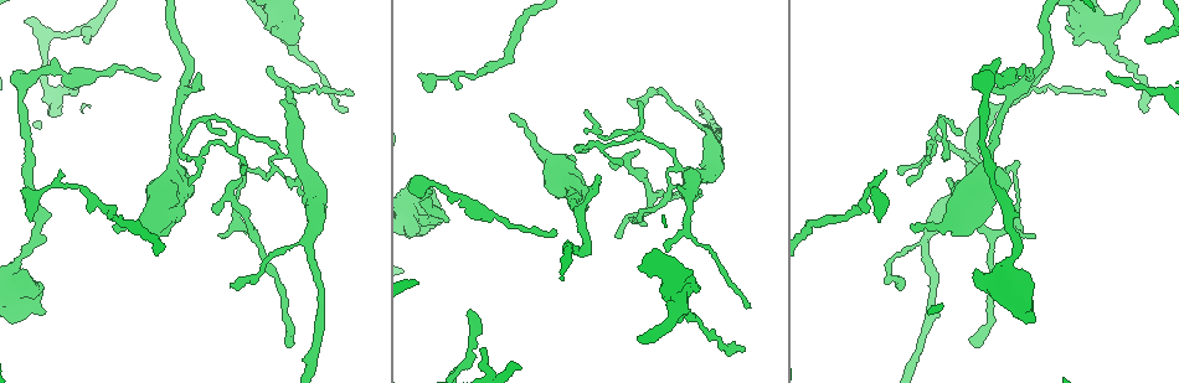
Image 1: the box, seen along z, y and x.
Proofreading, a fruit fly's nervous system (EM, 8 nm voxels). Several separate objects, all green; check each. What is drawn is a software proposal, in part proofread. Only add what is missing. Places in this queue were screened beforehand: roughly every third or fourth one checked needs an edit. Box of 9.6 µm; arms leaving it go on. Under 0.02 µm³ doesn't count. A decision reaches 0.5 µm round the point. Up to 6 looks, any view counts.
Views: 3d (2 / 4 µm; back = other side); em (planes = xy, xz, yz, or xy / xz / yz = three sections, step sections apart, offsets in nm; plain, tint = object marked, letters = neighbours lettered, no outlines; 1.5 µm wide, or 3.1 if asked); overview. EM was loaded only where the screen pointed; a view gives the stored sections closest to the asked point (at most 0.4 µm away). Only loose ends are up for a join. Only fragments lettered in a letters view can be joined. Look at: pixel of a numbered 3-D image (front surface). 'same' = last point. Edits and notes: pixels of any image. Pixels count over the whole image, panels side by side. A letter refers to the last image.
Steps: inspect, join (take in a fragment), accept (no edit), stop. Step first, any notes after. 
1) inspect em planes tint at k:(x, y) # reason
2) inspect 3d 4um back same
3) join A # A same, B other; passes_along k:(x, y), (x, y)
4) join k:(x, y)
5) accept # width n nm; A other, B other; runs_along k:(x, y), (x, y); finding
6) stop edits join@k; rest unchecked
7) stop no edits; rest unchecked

inspect em planes letters at 1:(1067, 15) # thick end

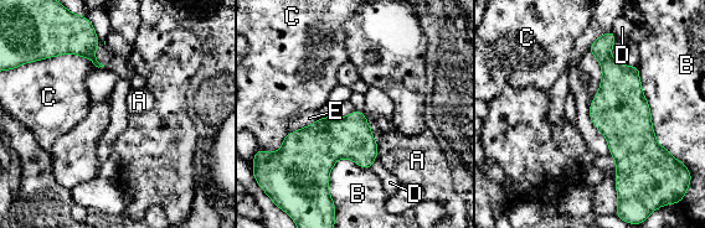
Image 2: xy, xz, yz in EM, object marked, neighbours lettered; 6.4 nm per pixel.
accept # A other, B other, C other, D other, E other; border 2:(375, 141), (376, 157); no lettered fragment goes on from it

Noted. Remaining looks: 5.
inspect em planes plain at 1:(224, 130)

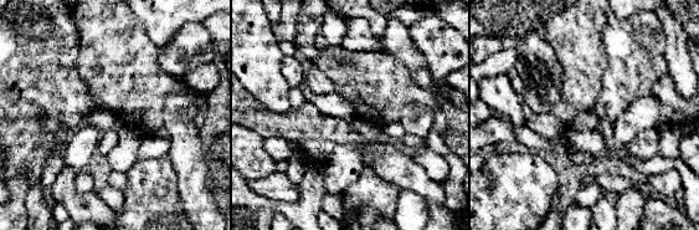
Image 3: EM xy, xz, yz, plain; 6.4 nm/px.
inspect em planes letters same # see the neighbours

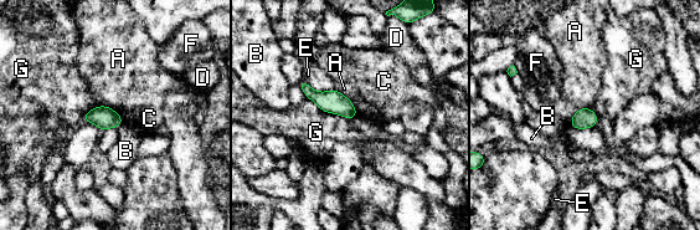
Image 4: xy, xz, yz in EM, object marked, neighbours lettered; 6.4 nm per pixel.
accept # A other, B other, C other, D other, E other, F other, G other; runs_along 4:(303, 85), (314, 96), (353, 113); no lettered fragment goes on from it

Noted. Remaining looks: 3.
inspect em xy step 8 tint at 1:(511, 115) # an open end

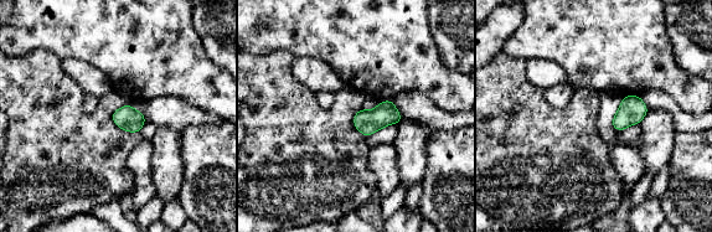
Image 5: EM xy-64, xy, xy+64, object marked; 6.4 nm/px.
inspect em planes letters same

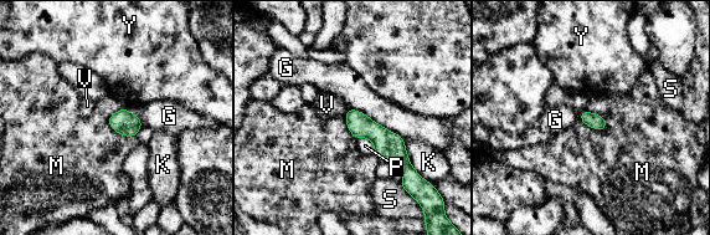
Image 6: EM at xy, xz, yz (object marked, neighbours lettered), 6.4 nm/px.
accept # width 90 nm; G other, K other, M other, P other, S other, V other, Y other; border 6:(580, 119), (598, 129), (607, 128); no lettered fragment goes on from it

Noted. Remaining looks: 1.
stop no edits; rest unchecked

